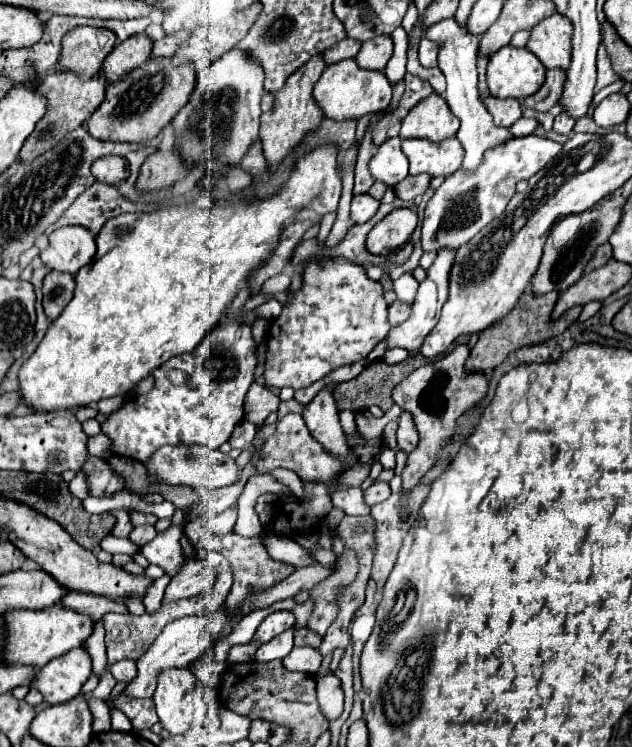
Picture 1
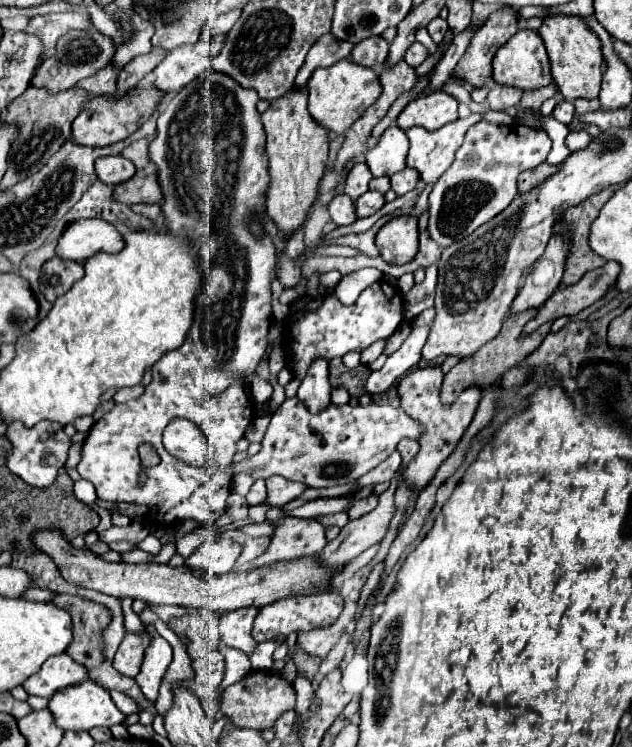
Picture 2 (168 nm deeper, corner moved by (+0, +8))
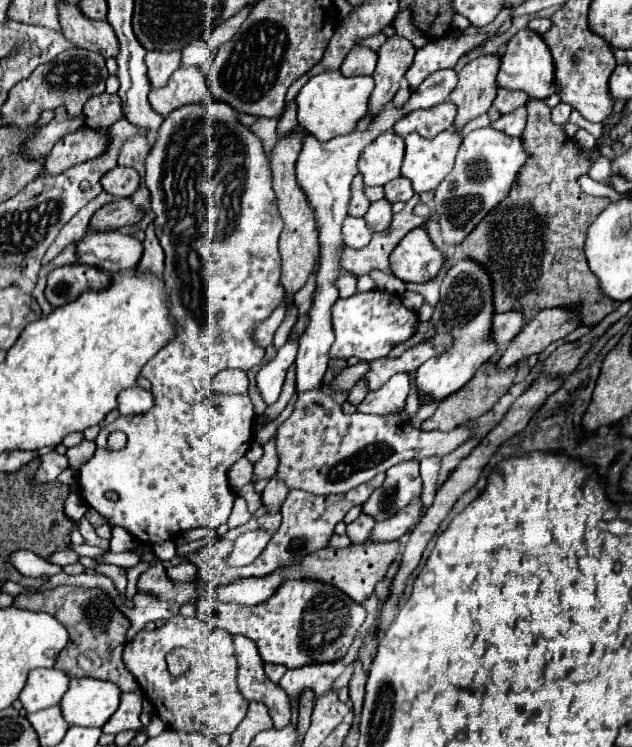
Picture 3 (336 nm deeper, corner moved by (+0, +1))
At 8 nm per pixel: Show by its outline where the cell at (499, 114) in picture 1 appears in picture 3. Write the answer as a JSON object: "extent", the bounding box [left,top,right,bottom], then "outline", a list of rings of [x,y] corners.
{"extent":[493,89,529,113],"outline":[[[499,89],[493,105],[499,109],[499,113],[511,113],[517,107],[525,105],[529,101],[529,95],[523,91],[509,91],[509,89]]]}

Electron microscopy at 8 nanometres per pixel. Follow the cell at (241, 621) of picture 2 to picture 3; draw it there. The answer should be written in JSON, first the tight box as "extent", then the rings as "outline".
{"extent":[233,635,289,729],"outline":[[[233,635],[237,655],[237,685],[247,701],[263,701],[271,713],[275,729],[289,725],[289,697],[263,671],[263,661],[249,637]]]}

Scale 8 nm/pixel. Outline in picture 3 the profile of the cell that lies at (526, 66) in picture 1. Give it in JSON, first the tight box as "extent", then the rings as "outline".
{"extent":[497,29,555,99],"outline":[[[523,29],[511,37],[511,41],[507,43],[507,51],[503,53],[503,59],[501,59],[497,85],[505,87],[505,89],[525,91],[531,99],[547,99],[555,93],[553,57],[539,33],[535,33],[531,29]]]}

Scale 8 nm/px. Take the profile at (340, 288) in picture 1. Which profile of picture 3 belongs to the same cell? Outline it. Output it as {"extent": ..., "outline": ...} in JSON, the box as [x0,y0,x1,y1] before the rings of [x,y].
{"extent":[329,291,417,361],"outline":[[[369,291],[369,293],[355,293],[353,297],[347,299],[339,299],[333,305],[333,333],[335,333],[335,343],[329,349],[329,357],[331,359],[349,359],[349,357],[357,357],[361,361],[373,361],[373,359],[381,359],[387,357],[387,353],[401,341],[409,339],[415,329],[417,329],[417,313],[409,311],[403,303],[401,297],[387,293],[387,291]]]}

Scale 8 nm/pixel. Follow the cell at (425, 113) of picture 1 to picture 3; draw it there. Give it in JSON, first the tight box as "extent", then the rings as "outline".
{"extent":[393,101,457,139],"outline":[[[445,101],[445,103],[435,105],[431,109],[419,109],[419,111],[413,111],[409,115],[405,115],[403,119],[399,119],[393,125],[393,131],[401,137],[405,137],[407,133],[417,131],[423,137],[431,139],[437,133],[441,133],[441,131],[445,131],[453,125],[455,113],[457,113],[455,105],[451,101]]]}

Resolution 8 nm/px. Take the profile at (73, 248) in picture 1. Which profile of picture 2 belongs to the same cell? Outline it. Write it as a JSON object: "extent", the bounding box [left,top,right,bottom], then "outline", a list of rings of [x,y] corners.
{"extent":[57,220,123,262],"outline":[[[77,220],[59,238],[57,254],[73,262],[85,262],[97,252],[121,252],[123,236],[105,220]]]}

